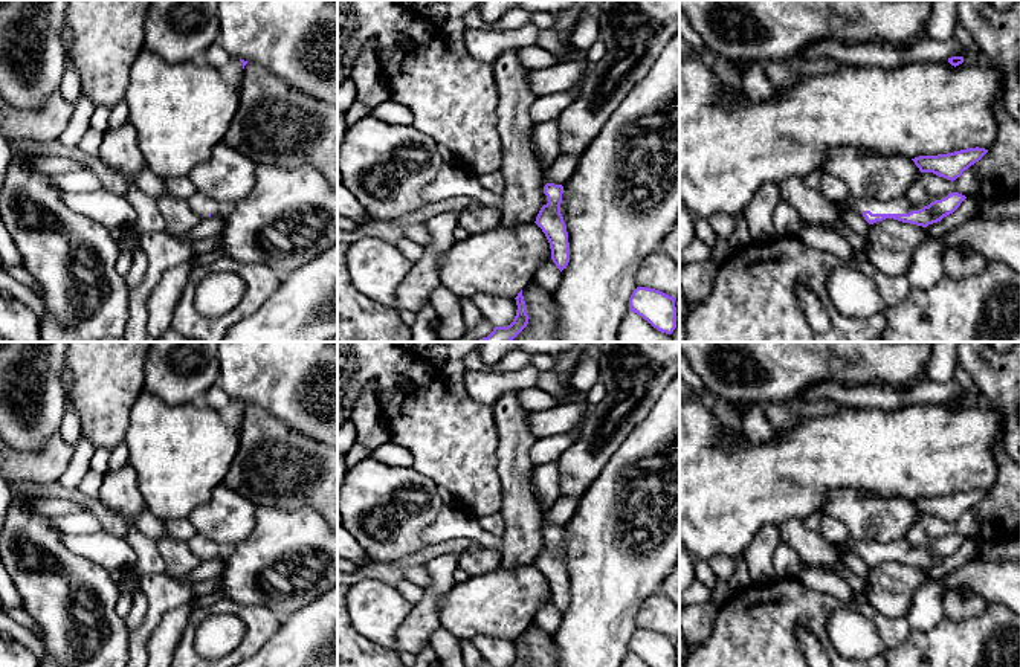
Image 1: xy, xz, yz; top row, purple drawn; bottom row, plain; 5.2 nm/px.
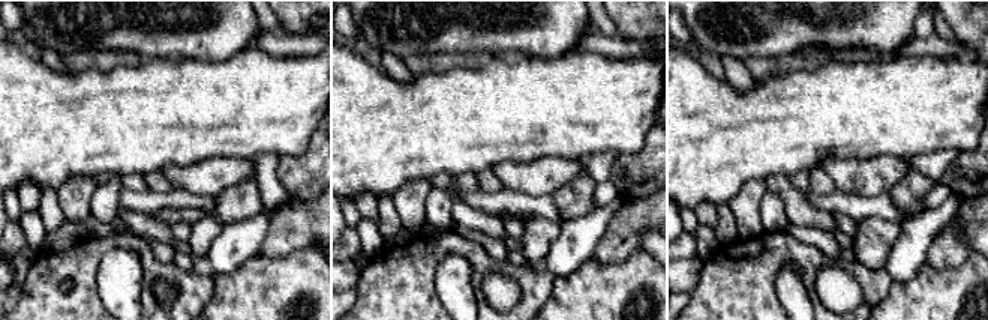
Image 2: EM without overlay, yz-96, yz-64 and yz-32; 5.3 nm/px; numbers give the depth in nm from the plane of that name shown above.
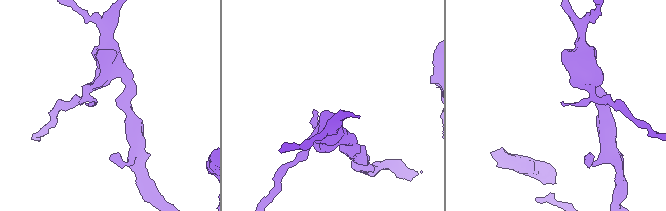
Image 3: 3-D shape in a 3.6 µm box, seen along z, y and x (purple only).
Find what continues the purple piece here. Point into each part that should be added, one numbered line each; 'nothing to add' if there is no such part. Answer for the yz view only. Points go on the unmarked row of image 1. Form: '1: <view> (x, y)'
1: yz (900, 547)

